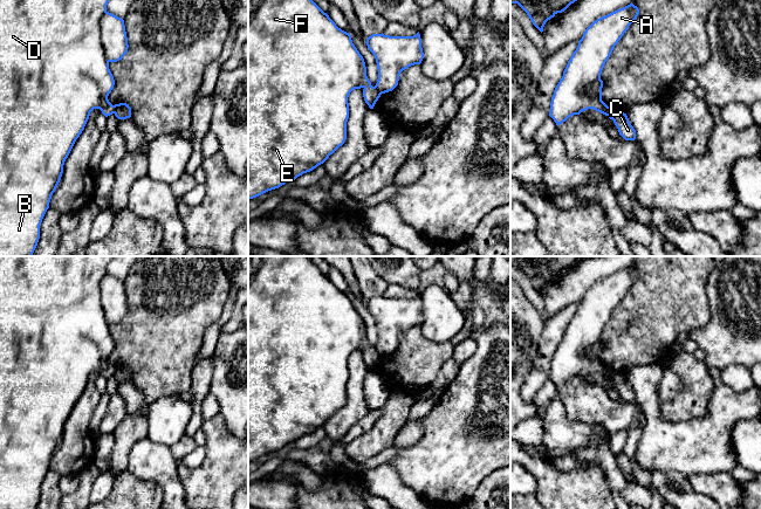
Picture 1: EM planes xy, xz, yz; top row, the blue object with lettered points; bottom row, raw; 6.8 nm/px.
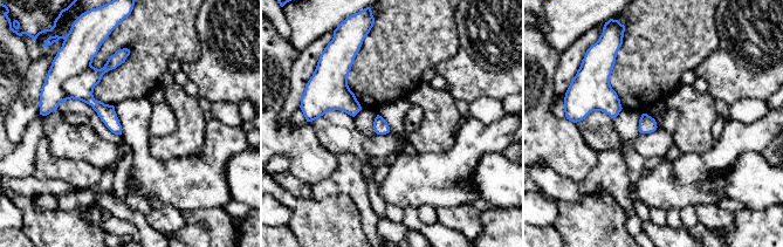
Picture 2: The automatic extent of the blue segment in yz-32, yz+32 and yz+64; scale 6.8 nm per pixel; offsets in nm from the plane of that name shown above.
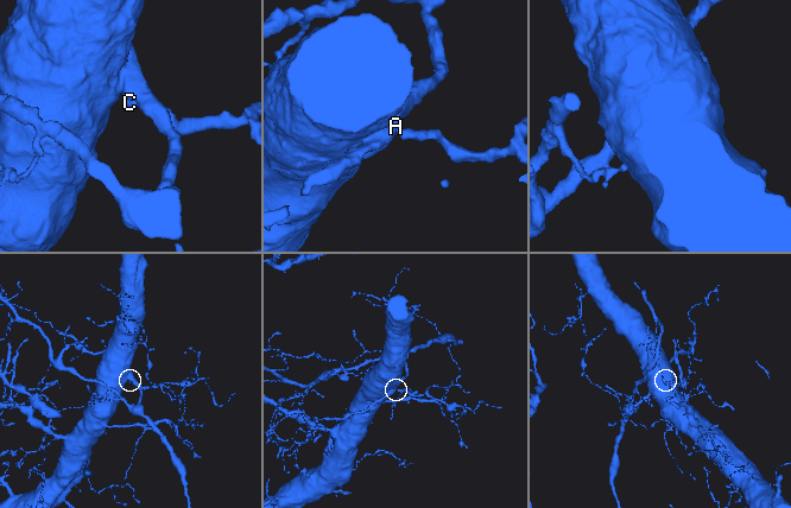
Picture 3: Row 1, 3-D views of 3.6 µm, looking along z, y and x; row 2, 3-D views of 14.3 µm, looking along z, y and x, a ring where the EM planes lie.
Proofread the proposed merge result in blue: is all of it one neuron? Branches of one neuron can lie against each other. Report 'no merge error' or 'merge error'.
merge error

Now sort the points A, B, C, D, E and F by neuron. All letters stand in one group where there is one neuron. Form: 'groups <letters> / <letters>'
groups A / B C D E F

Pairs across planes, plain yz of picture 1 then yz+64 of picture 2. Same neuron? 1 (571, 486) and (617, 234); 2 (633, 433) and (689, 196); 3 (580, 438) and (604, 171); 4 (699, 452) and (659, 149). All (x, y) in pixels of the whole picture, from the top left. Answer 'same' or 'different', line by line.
1: same
2: different
3: different
4: different

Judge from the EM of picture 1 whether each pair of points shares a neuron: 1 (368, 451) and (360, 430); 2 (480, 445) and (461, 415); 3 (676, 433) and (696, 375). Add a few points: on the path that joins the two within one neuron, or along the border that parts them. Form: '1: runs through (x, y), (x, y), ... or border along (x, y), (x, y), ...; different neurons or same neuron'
1: border along (381, 414), (370, 428), (344, 445); different neurons
2: runs through (472, 442), (461, 432), (461, 424); same neuron
3: border along (657, 405), (671, 422), (706, 414); different neurons

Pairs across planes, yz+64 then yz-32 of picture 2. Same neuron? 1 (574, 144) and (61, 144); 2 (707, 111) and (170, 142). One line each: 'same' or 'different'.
1: different
2: same

